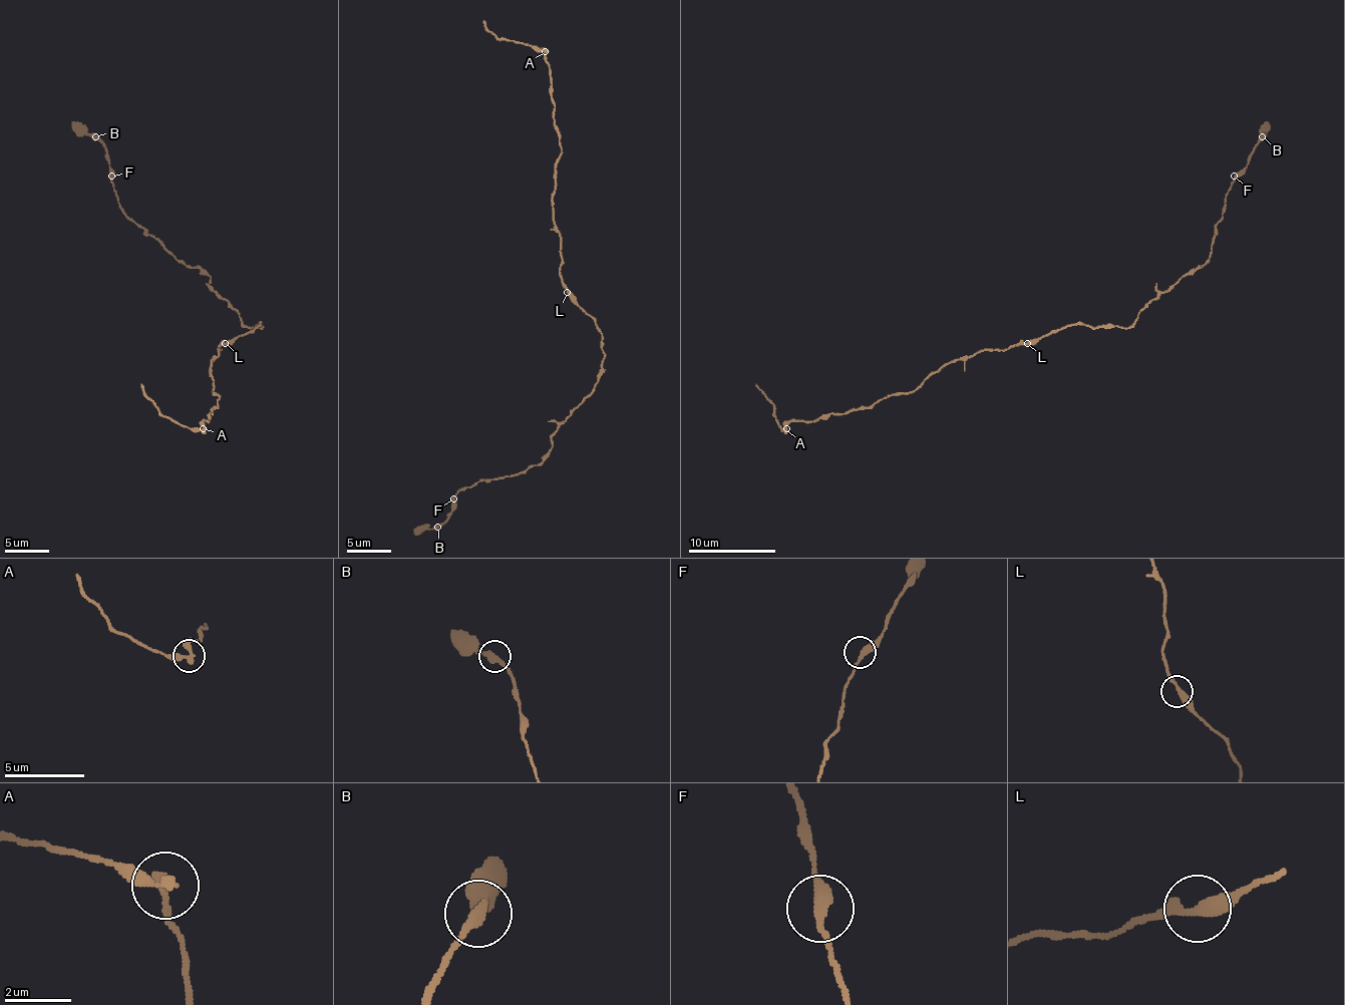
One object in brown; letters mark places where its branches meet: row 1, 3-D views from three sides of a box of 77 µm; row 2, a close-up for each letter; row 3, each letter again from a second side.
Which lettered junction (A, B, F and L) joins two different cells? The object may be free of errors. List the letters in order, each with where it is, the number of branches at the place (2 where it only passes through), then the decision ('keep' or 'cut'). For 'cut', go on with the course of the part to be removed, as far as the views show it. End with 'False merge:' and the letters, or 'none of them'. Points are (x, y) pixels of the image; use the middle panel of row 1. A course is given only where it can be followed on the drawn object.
A: at (545, 51); 2 branches meet; cut; foreign part runs (546, 51), (535, 51), (524, 44), (501, 40), (483, 20)
B: at (437, 527); 2 branches meet; keep
F: at (453, 498); 2 branches meet; keep
L: at (567, 292); 2 branches meet; keep
False merge: A

